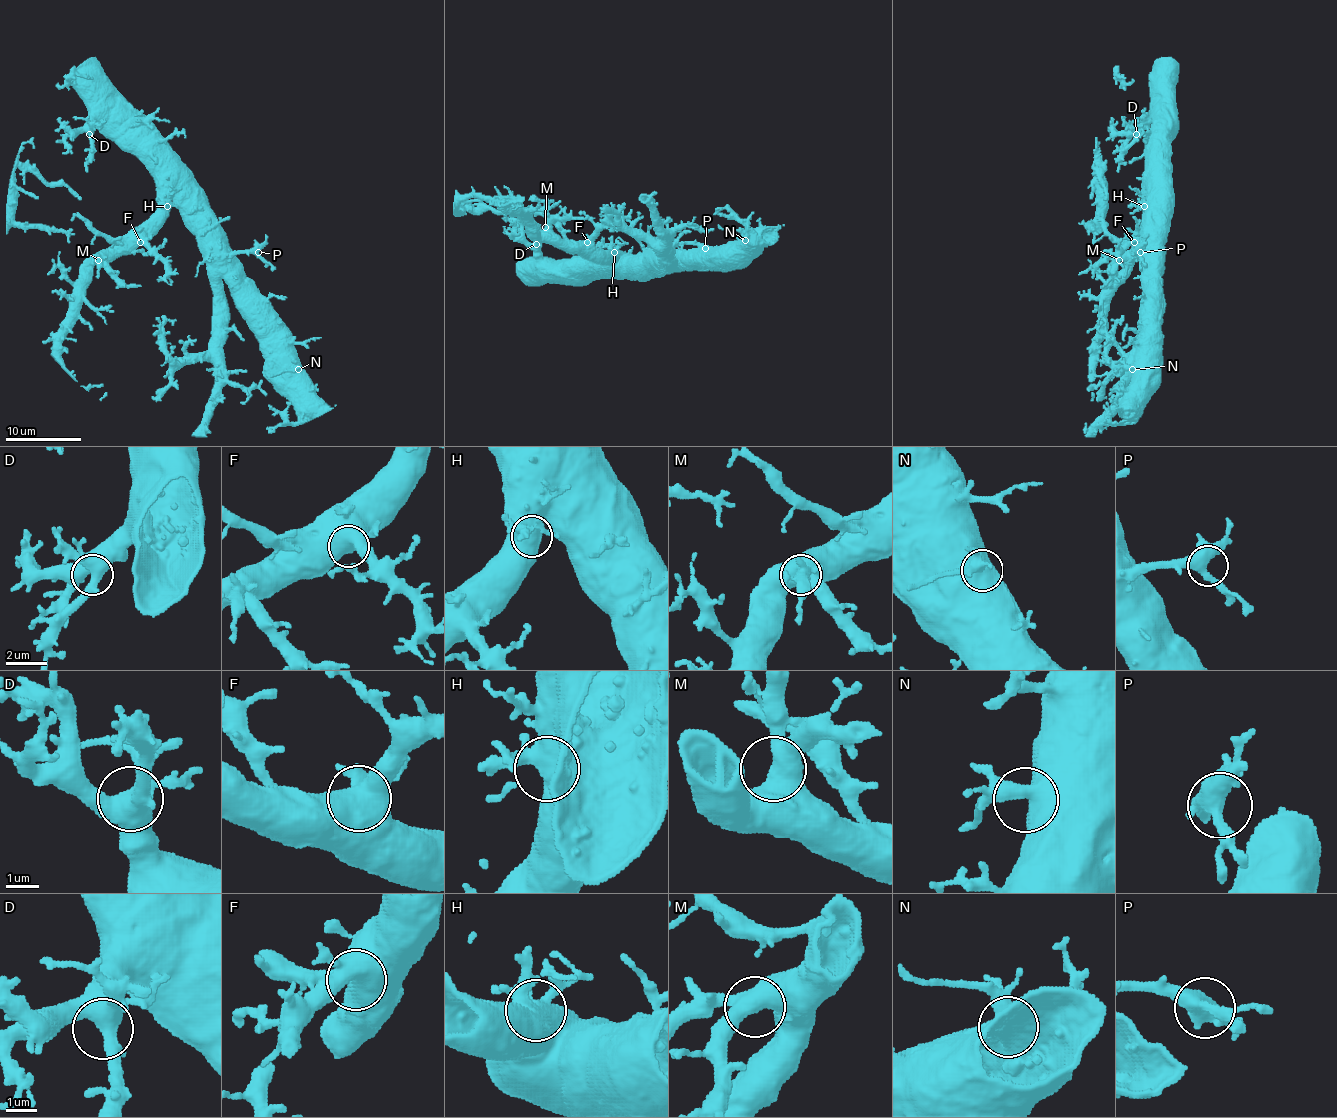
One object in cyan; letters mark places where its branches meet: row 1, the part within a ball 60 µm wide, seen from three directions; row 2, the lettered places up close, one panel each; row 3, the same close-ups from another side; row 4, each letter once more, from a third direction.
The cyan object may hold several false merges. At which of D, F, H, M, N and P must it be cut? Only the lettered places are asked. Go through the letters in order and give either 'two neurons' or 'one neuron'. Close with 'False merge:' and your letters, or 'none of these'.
D: one neuron
F: one neuron
H: one neuron
M: one neuron
N: one neuron
P: one neuron
False merge: none of these

